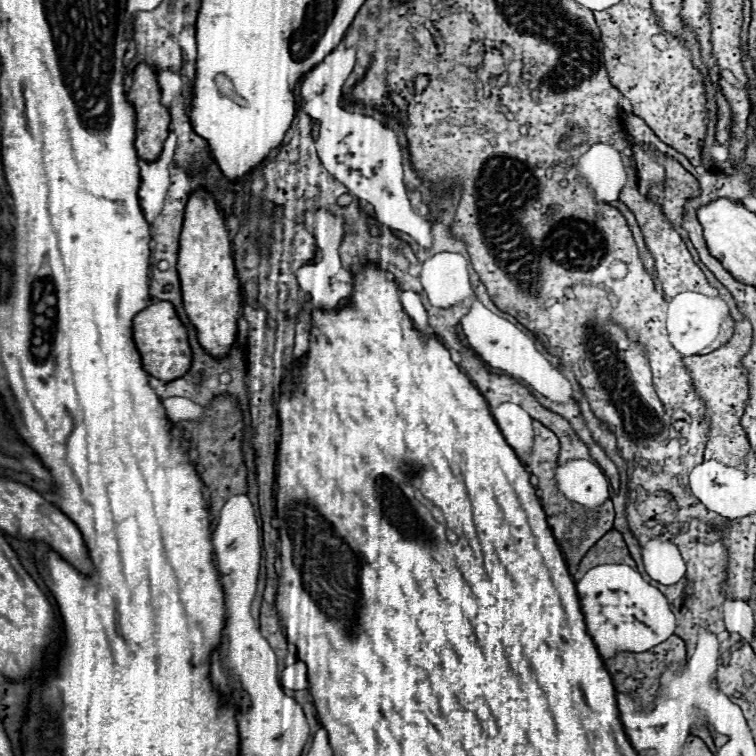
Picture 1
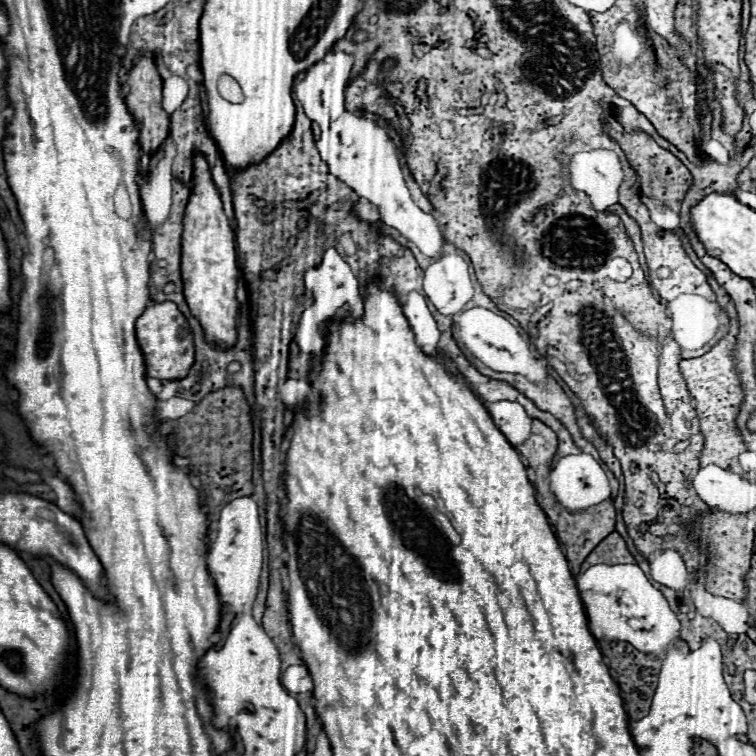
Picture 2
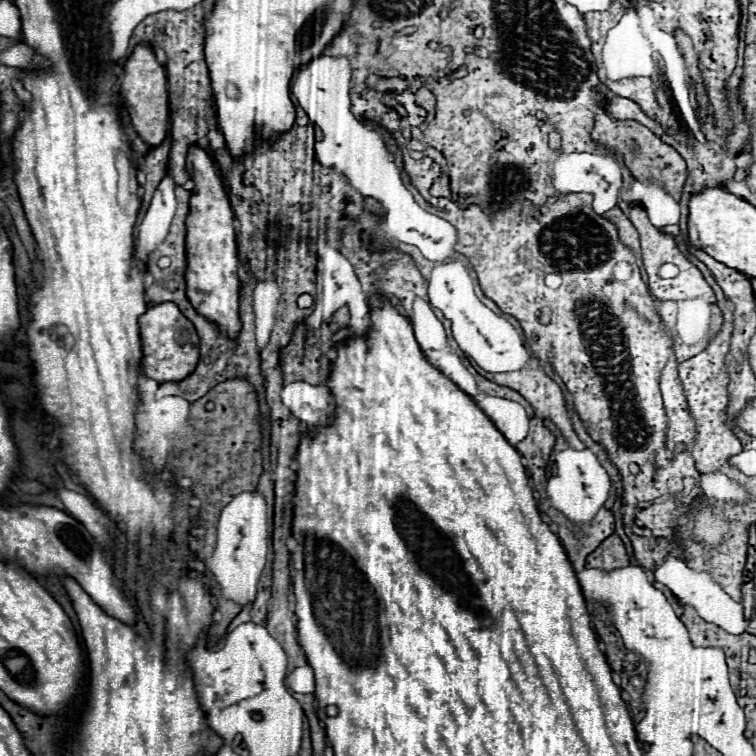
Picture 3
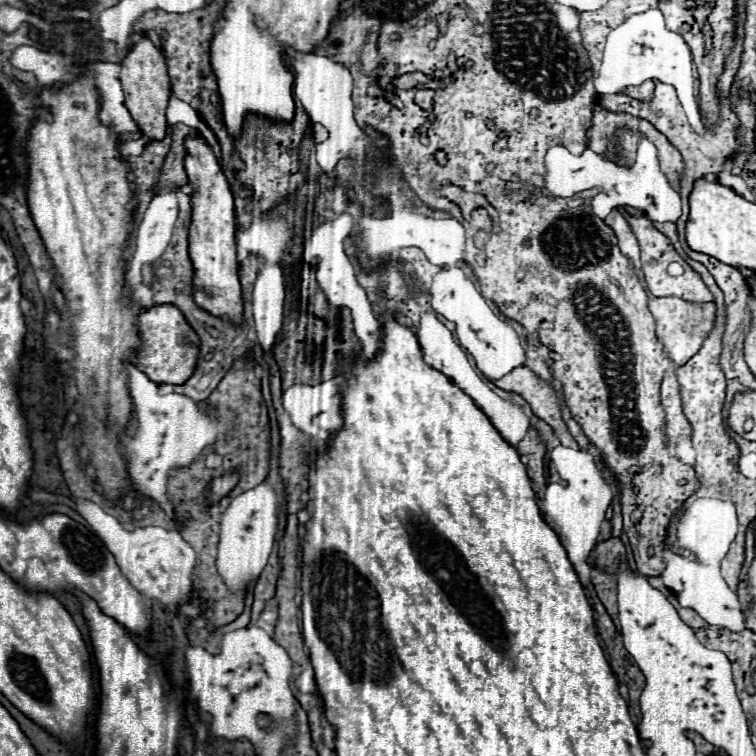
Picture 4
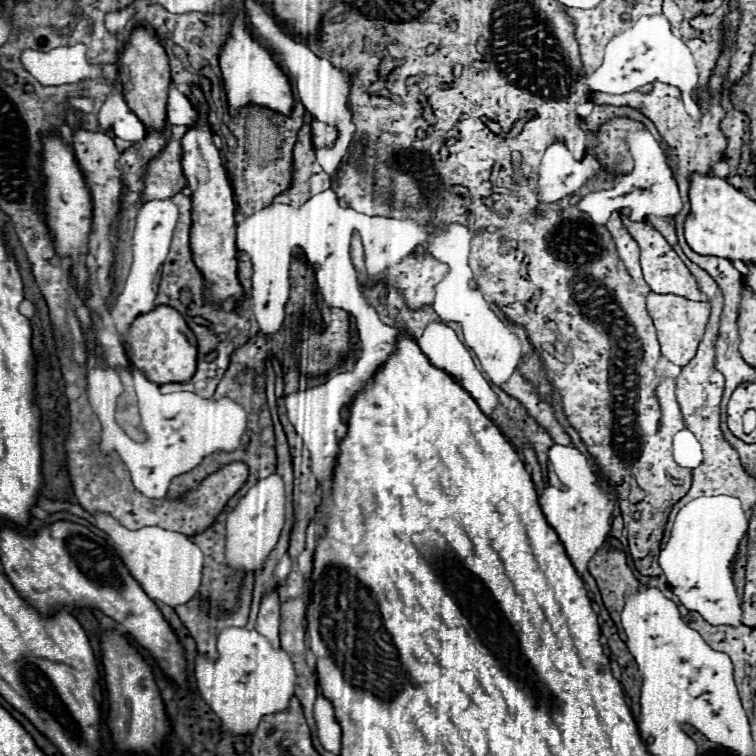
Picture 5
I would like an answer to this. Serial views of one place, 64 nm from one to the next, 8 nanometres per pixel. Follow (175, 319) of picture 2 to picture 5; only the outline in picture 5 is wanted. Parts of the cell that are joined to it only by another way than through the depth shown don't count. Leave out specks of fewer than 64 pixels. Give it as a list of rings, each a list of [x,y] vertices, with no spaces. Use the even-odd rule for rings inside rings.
[[[158,306],[152,312],[140,314],[128,328],[126,348],[130,366],[154,384],[186,382],[196,372],[196,338],[192,338],[186,320],[170,306]]]

